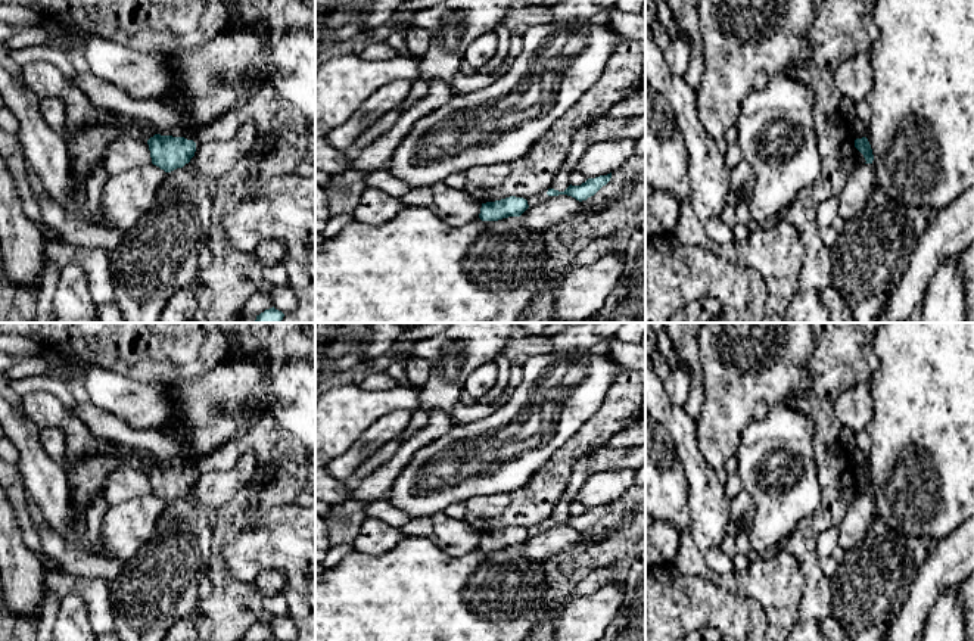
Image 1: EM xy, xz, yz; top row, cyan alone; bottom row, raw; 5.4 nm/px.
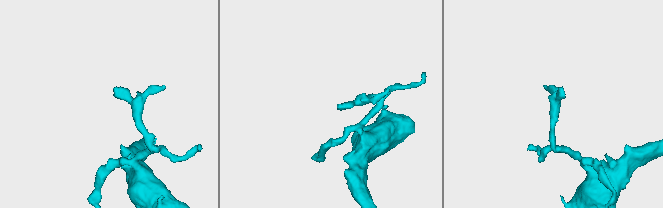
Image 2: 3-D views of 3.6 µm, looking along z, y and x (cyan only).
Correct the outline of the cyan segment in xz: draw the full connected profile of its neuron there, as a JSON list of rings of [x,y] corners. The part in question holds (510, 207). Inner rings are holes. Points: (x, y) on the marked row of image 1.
[[[510,196],[501,200],[482,203],[479,218],[482,221],[498,221],[508,217],[520,217],[528,208],[526,199]]]

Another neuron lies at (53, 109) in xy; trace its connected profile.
[[[47,96],[40,99],[40,112],[50,128],[63,133],[66,127],[66,105],[62,99]]]

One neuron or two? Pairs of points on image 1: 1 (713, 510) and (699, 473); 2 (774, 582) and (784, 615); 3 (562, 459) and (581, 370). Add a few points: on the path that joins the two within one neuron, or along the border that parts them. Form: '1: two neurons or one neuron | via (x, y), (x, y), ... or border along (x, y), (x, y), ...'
1: one neuron | via (708, 501), (703, 482)
2: one neuron | via (778, 590), (783, 607)
3: two neurons | border along (588, 419), (540, 467)

